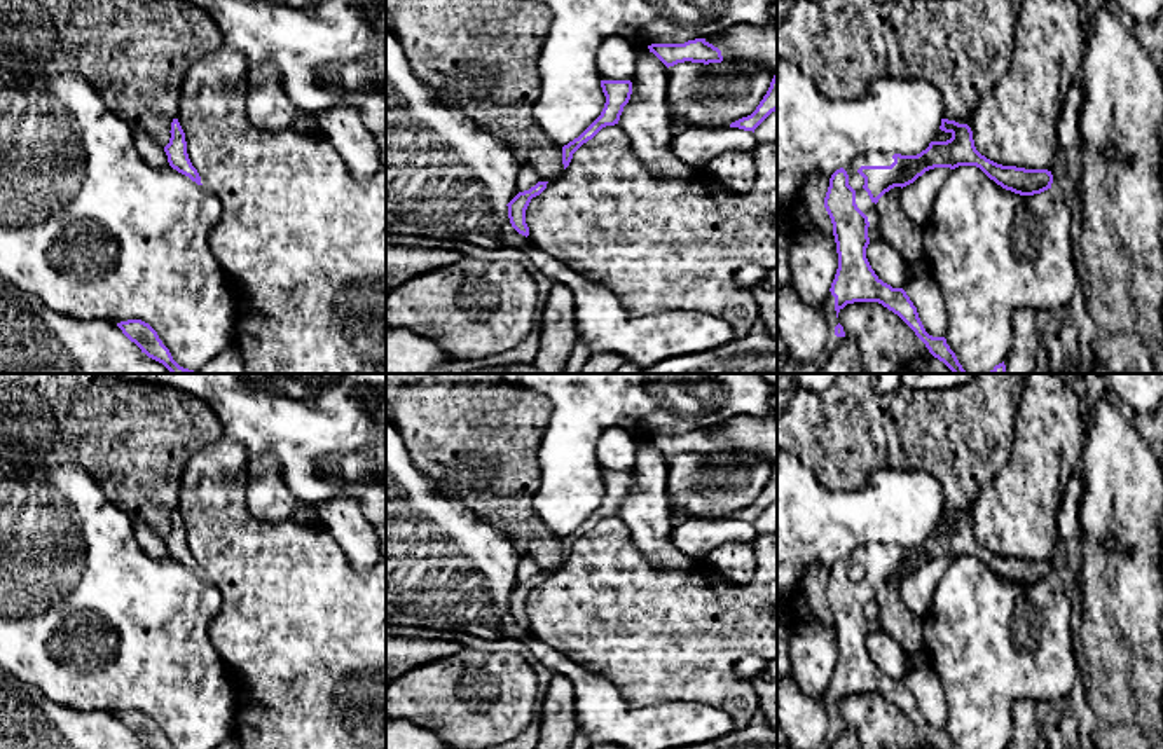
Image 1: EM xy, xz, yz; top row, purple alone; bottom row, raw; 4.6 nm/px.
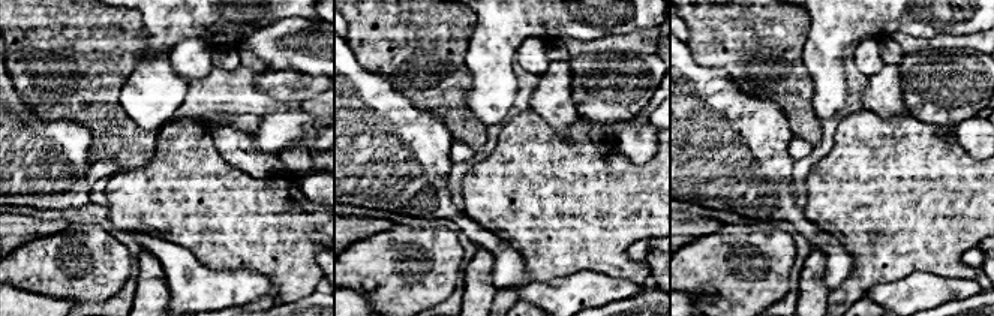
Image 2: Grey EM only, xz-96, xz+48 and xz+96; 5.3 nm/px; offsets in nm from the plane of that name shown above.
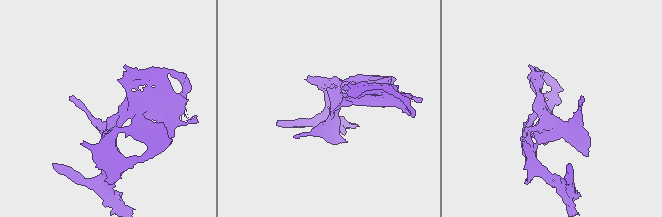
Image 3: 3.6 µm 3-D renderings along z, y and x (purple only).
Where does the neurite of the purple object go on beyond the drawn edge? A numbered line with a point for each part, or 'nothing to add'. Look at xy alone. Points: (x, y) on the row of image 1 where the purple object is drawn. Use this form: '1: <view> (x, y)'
nothing to add

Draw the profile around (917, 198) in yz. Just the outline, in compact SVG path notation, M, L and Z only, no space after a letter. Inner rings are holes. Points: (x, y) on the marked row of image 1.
M934 168L901 189L901 210L913 225L922 229L929 222L934 197L950 173L950 168Z

